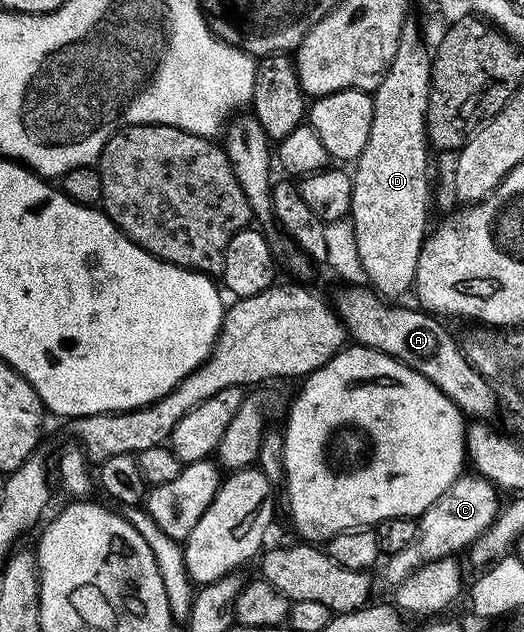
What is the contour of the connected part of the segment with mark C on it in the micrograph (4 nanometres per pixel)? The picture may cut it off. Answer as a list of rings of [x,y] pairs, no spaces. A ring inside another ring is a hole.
[[[476,473],[462,474],[456,479],[417,519],[417,536],[413,546],[407,549],[399,549],[399,553],[388,556],[385,562],[385,579],[390,585],[403,582],[408,575],[418,571],[424,563],[430,563],[436,559],[447,559],[456,556],[456,551],[464,552],[471,546],[484,531],[495,521],[499,510],[497,503],[498,488],[492,483],[482,479]]]

